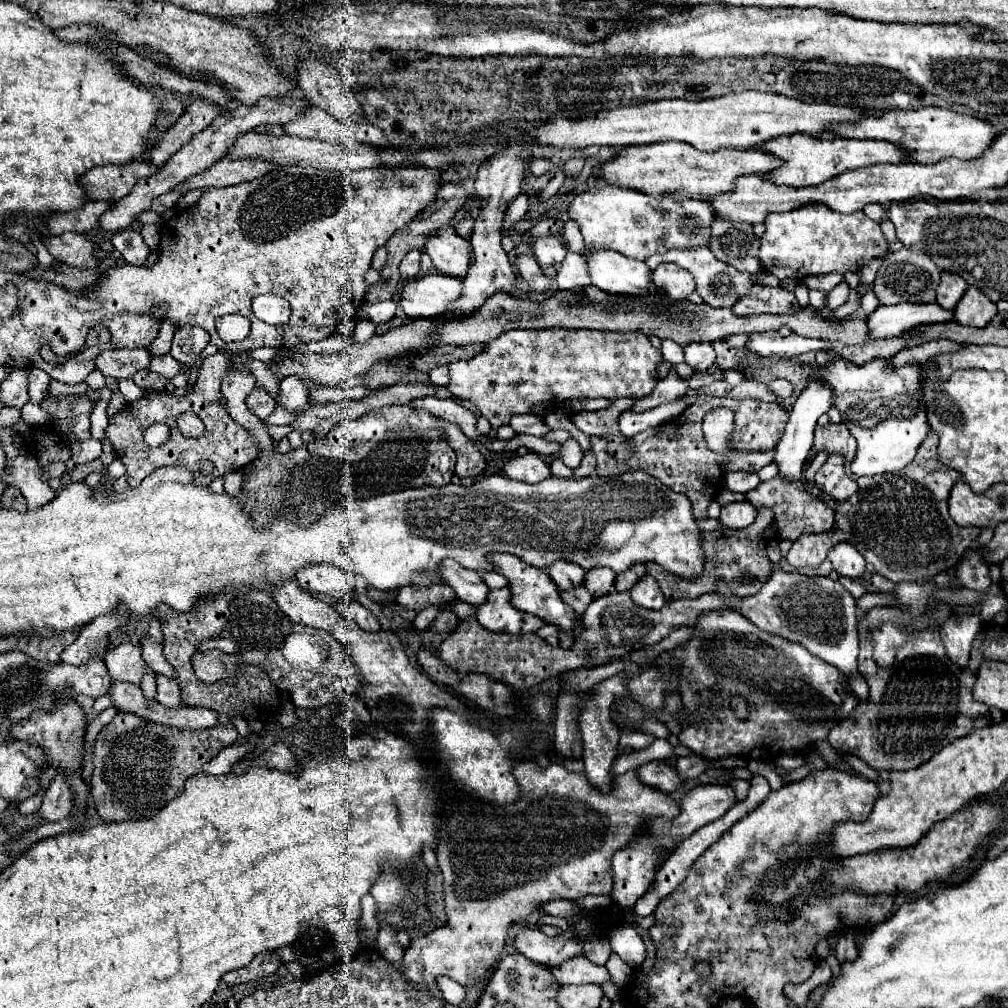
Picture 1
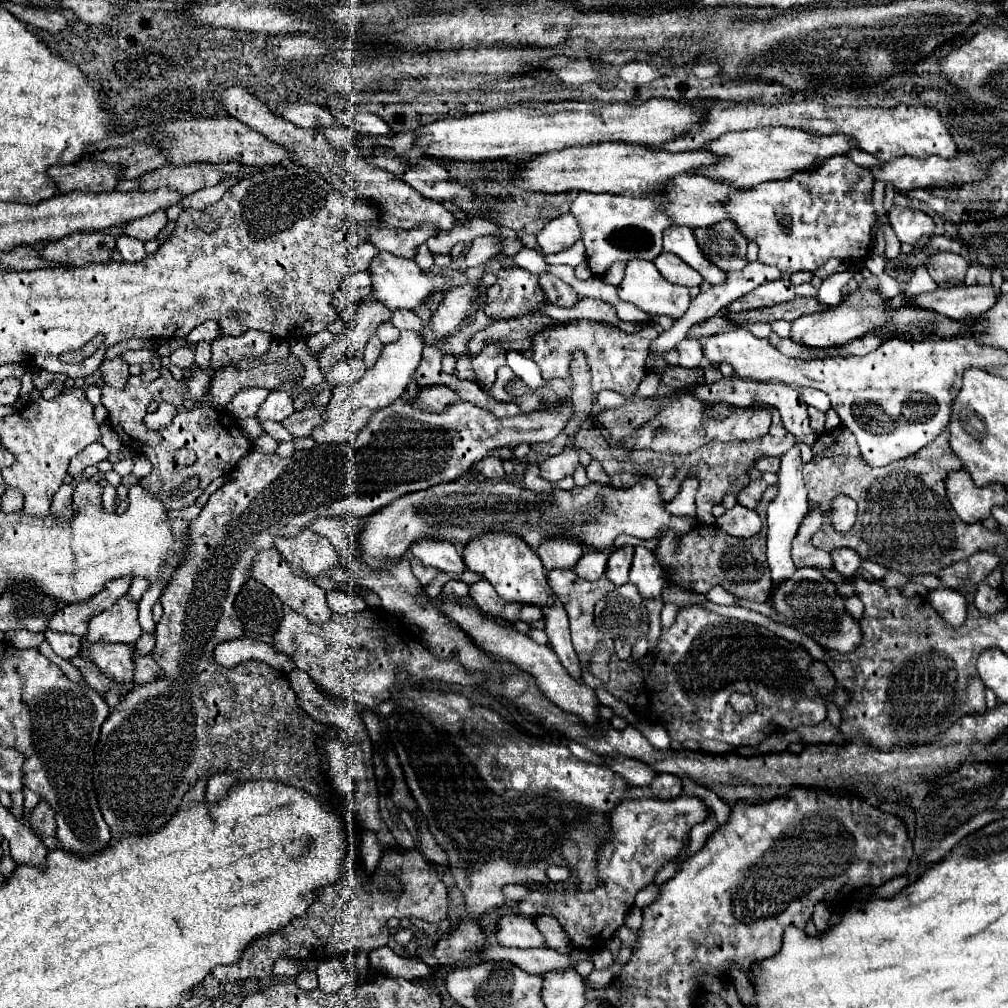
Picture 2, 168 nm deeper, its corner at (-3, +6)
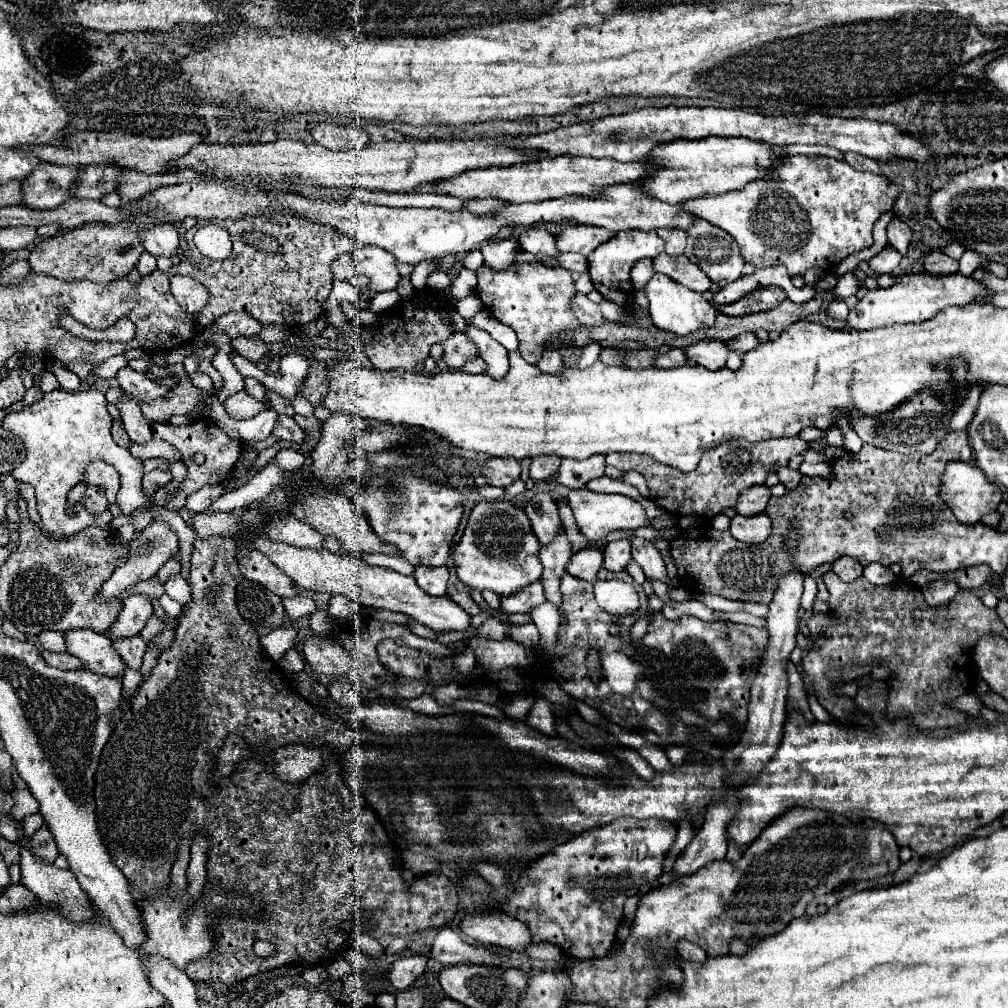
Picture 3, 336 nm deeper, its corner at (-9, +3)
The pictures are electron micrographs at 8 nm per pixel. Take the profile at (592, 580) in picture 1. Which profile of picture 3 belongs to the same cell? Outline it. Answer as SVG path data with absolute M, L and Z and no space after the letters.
M584 548L572 554L566 566L566 572L582 580L594 580L602 562L604 562L604 556L598 548Z

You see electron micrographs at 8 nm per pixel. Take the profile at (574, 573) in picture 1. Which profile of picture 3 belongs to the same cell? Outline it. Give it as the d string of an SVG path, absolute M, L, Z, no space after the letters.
M538 492L528 504L526 514L532 522L532 530L542 546L546 546L558 532L560 514L554 498L548 492Z

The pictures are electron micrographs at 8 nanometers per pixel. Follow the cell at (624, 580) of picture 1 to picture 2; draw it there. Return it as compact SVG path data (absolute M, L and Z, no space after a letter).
M630 545L620 547L620 549L616 549L616 551L610 553L608 567L606 567L606 577L614 585L628 583L628 571L630 571L632 557L634 557L634 547L630 547Z

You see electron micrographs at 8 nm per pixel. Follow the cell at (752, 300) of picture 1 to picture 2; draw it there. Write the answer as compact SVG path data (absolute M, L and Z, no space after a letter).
M778 279L774 283L764 283L762 287L756 287L750 291L750 295L744 295L742 299L736 299L730 303L730 311L748 311L748 309L758 309L758 307L772 307L778 303L792 301L796 297L794 285L788 279Z

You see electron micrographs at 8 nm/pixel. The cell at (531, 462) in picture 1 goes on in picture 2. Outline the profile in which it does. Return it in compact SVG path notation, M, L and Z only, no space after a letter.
M566 447L560 455L548 457L546 461L540 463L540 477L550 483L556 483L556 481L564 479L566 475L572 475L576 465L578 465L578 453L570 447Z

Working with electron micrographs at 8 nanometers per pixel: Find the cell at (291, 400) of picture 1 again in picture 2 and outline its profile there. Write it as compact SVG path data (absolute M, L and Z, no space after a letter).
M276 389L268 395L258 411L258 419L274 419L282 421L294 413L294 393L286 389Z

